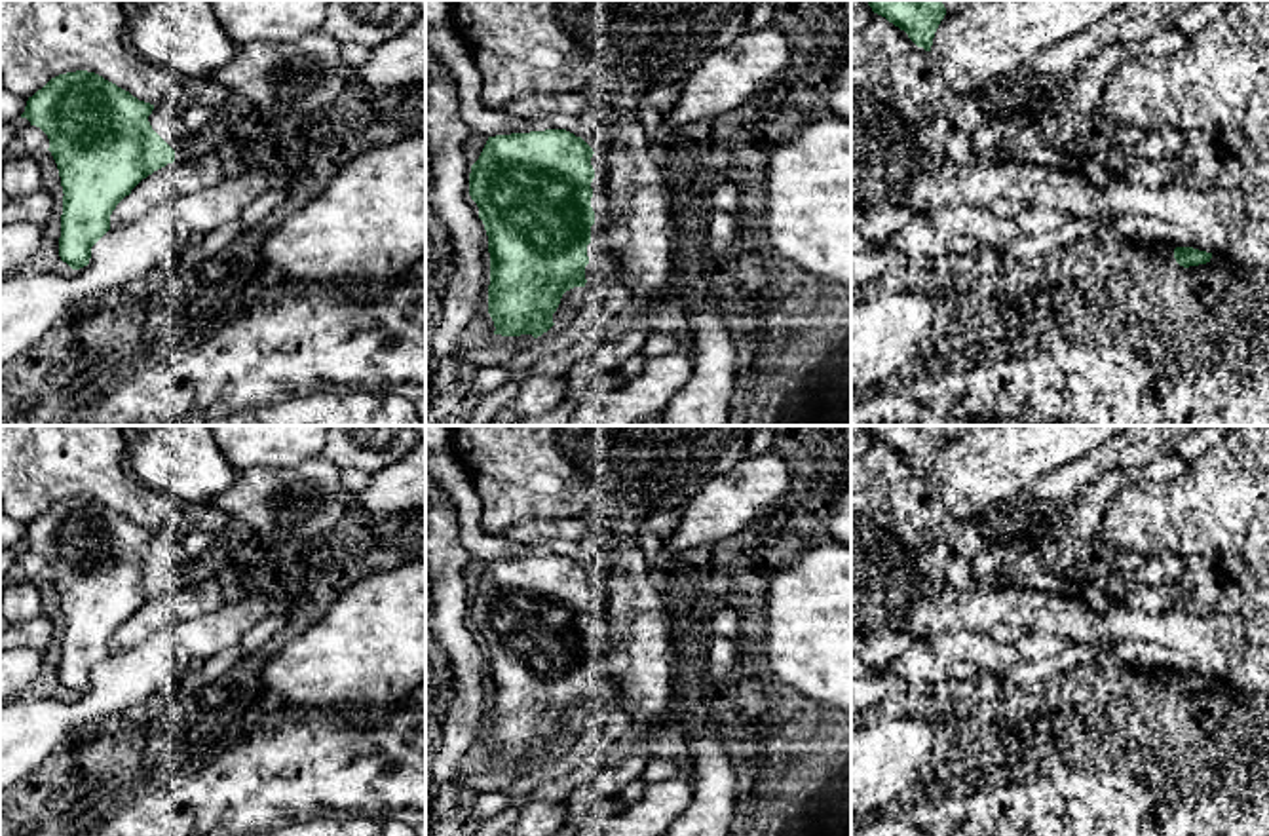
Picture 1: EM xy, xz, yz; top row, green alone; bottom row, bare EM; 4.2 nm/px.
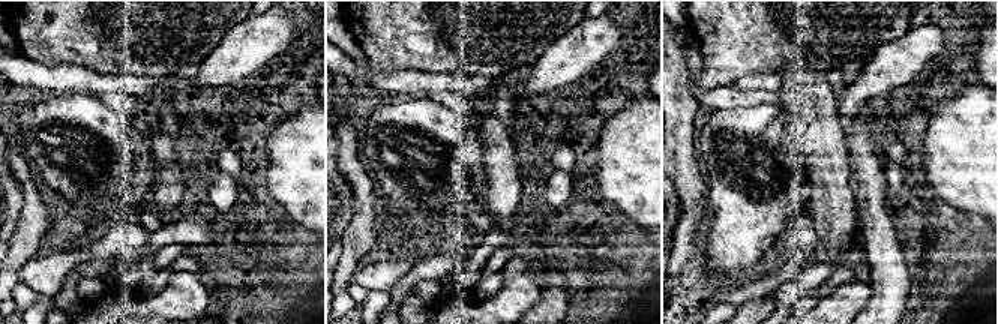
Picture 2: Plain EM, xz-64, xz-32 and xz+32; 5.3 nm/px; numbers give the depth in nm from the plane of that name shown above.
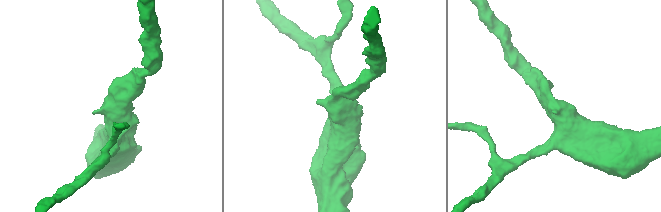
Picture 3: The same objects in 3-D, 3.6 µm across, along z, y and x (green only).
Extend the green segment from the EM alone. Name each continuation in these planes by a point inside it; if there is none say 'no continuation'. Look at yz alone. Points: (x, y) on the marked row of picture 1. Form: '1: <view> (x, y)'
no continuation

